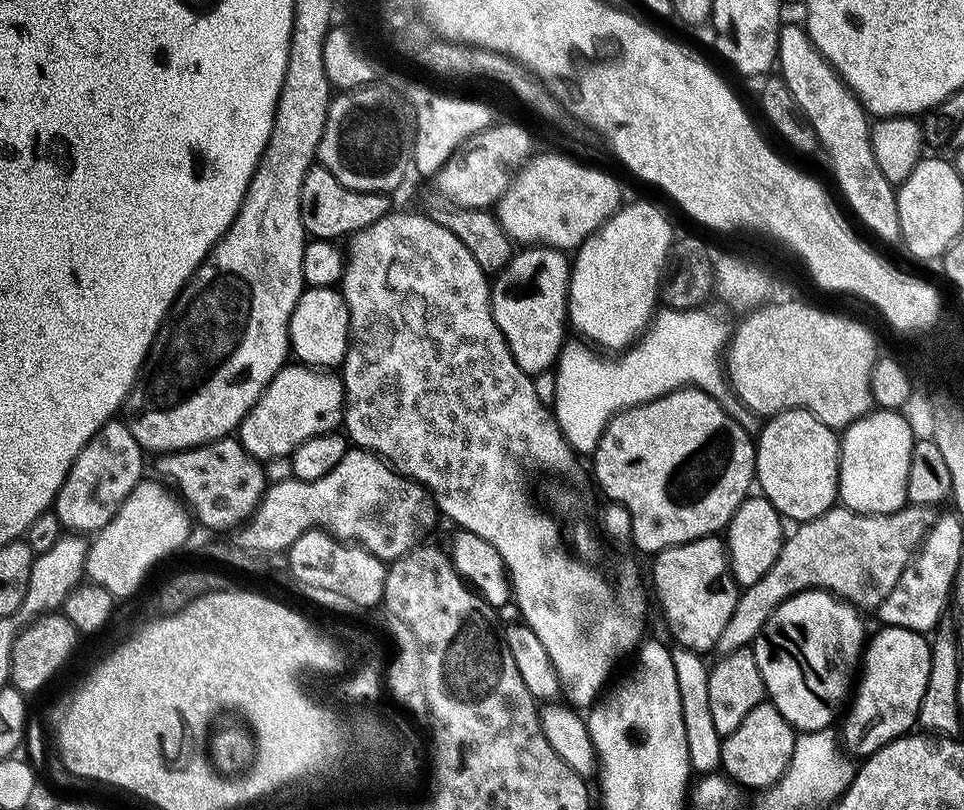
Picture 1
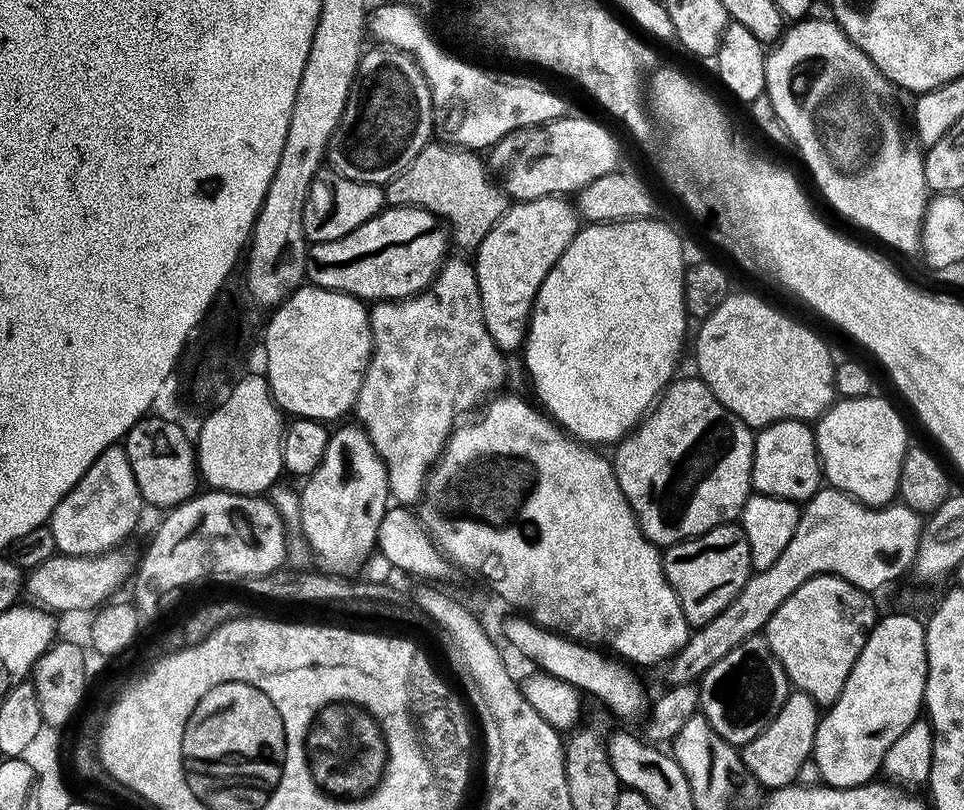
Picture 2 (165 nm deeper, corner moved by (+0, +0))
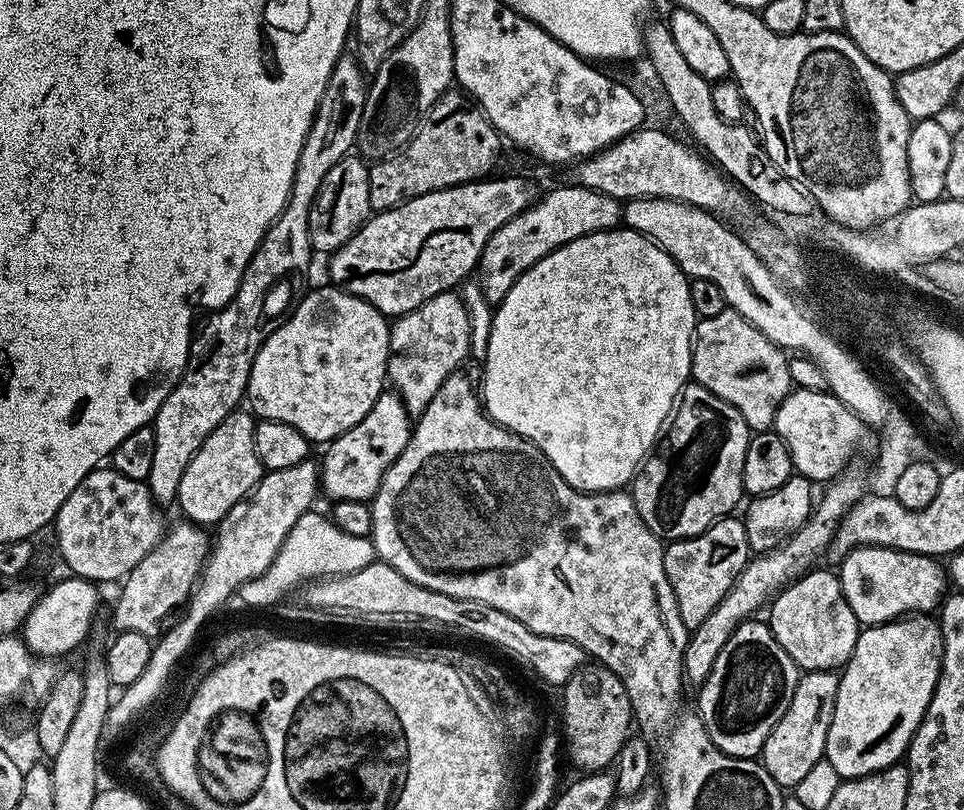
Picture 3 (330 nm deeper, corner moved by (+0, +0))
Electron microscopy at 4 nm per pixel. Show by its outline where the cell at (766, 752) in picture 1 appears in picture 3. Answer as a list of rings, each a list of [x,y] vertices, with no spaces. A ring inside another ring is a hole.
[[[835,671],[804,672],[796,683],[794,698],[782,714],[778,726],[766,738],[762,753],[762,763],[765,772],[774,778],[781,789],[789,790],[797,784],[803,785],[806,773],[809,772],[819,760],[824,759],[826,734],[830,730],[830,722],[834,714],[834,702],[838,694],[840,677]]]

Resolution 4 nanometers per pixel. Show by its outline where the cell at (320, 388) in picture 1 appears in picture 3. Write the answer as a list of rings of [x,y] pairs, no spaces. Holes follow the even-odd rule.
[[[237,410],[231,412],[219,426],[212,431],[210,438],[202,442],[202,446],[194,454],[194,458],[186,466],[186,474],[182,474],[182,482],[178,486],[178,508],[185,512],[187,519],[197,526],[219,525],[220,521],[228,515],[228,511],[235,504],[241,503],[251,493],[252,489],[260,483],[260,477],[264,475],[266,469],[260,463],[260,458],[256,453],[254,436],[256,434],[257,421],[253,413],[248,410]]]

